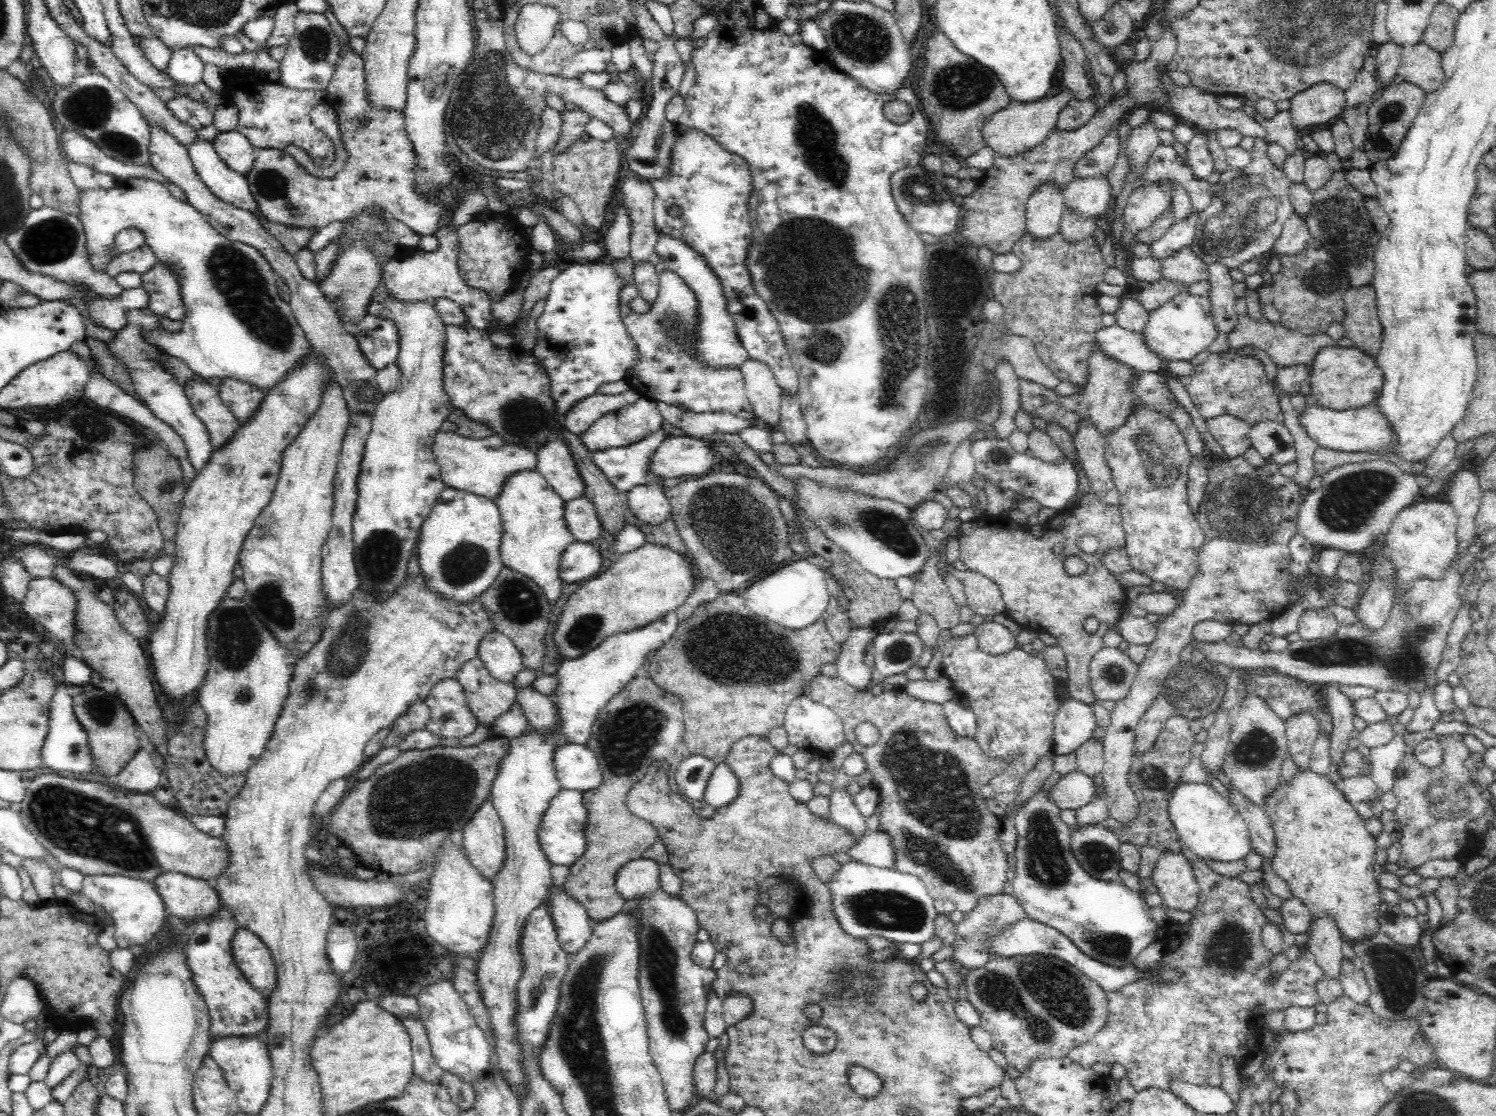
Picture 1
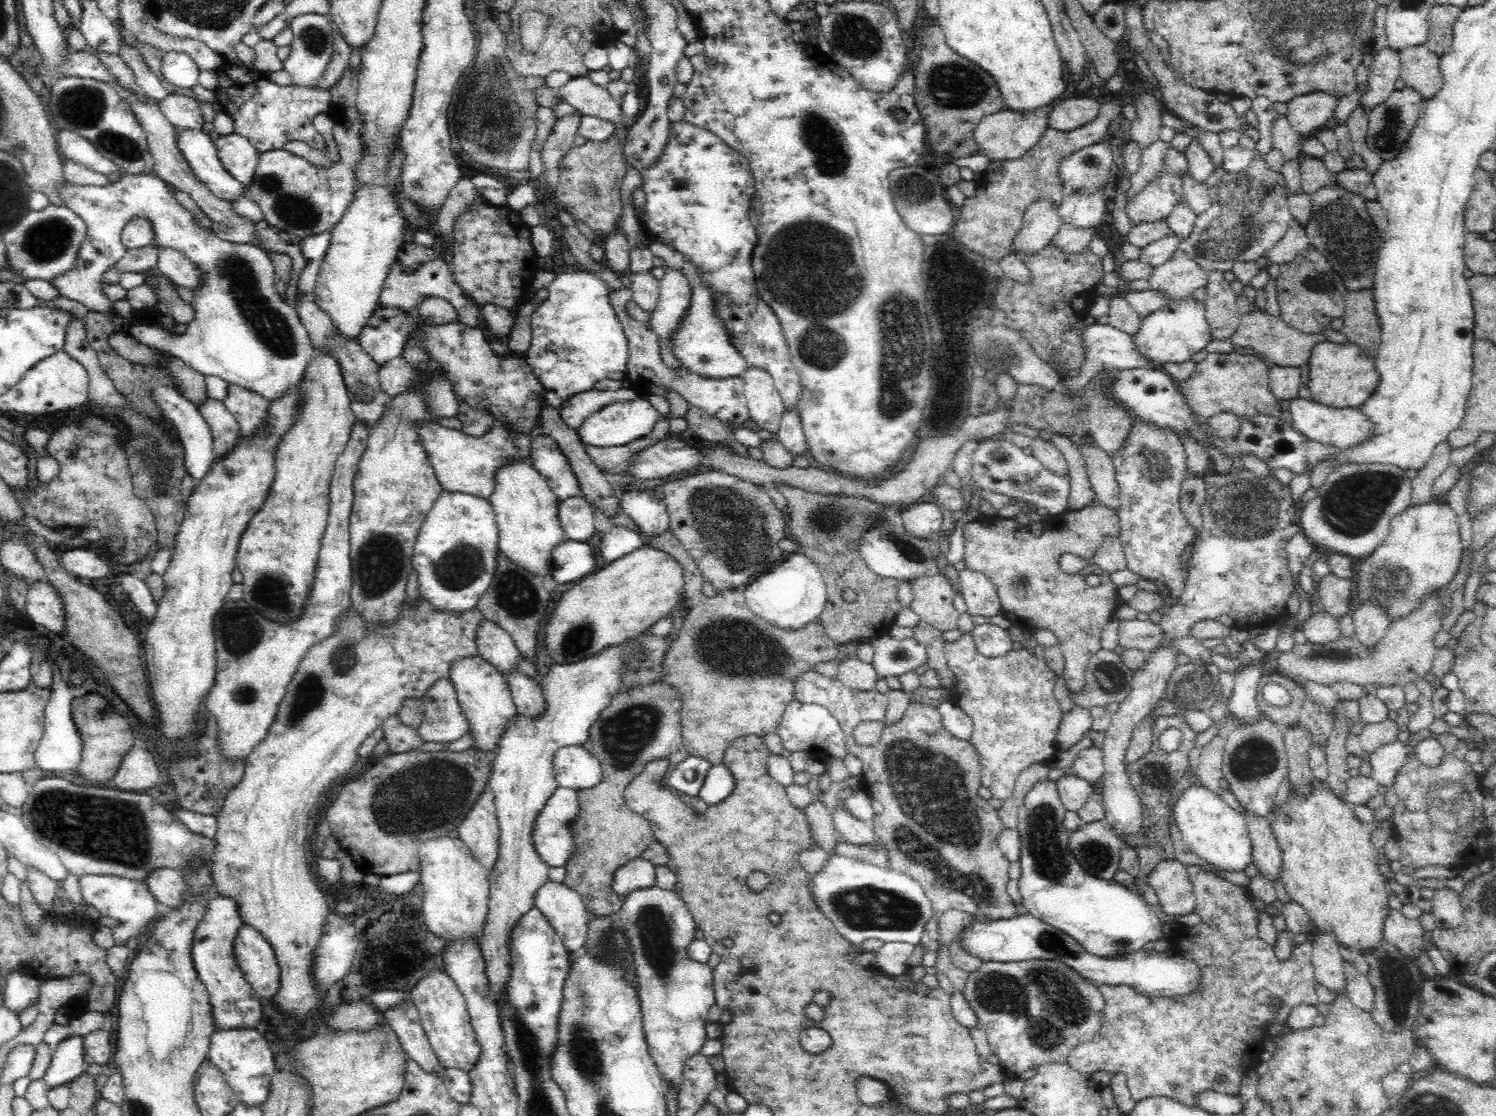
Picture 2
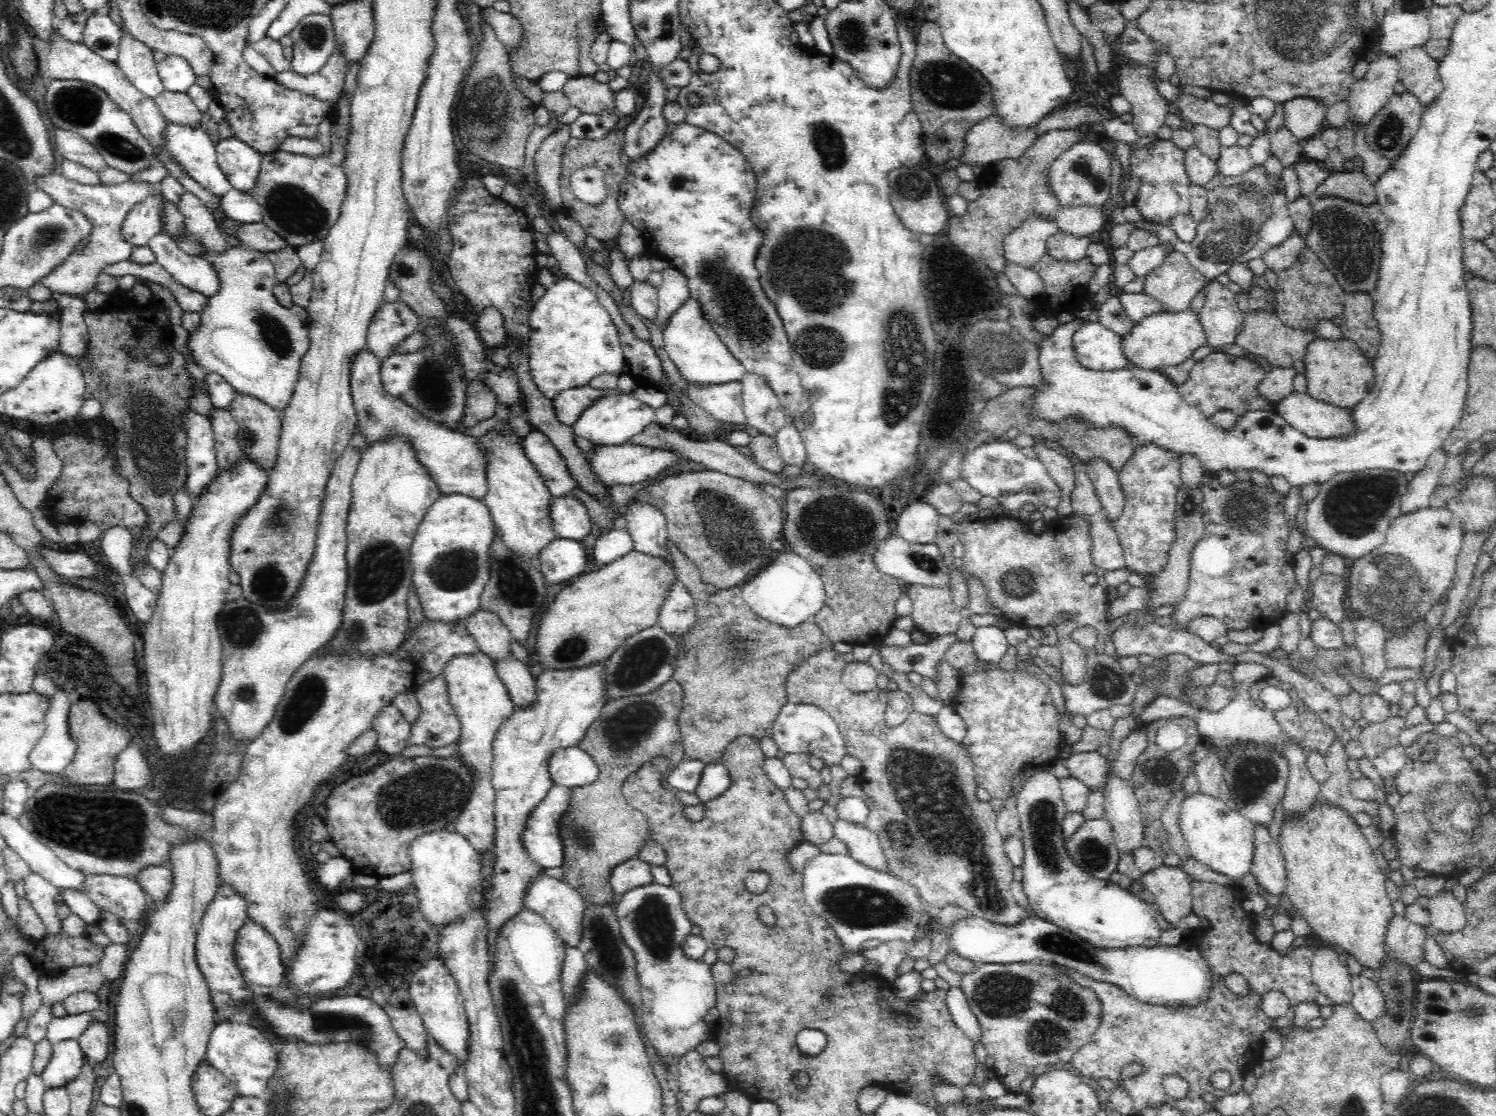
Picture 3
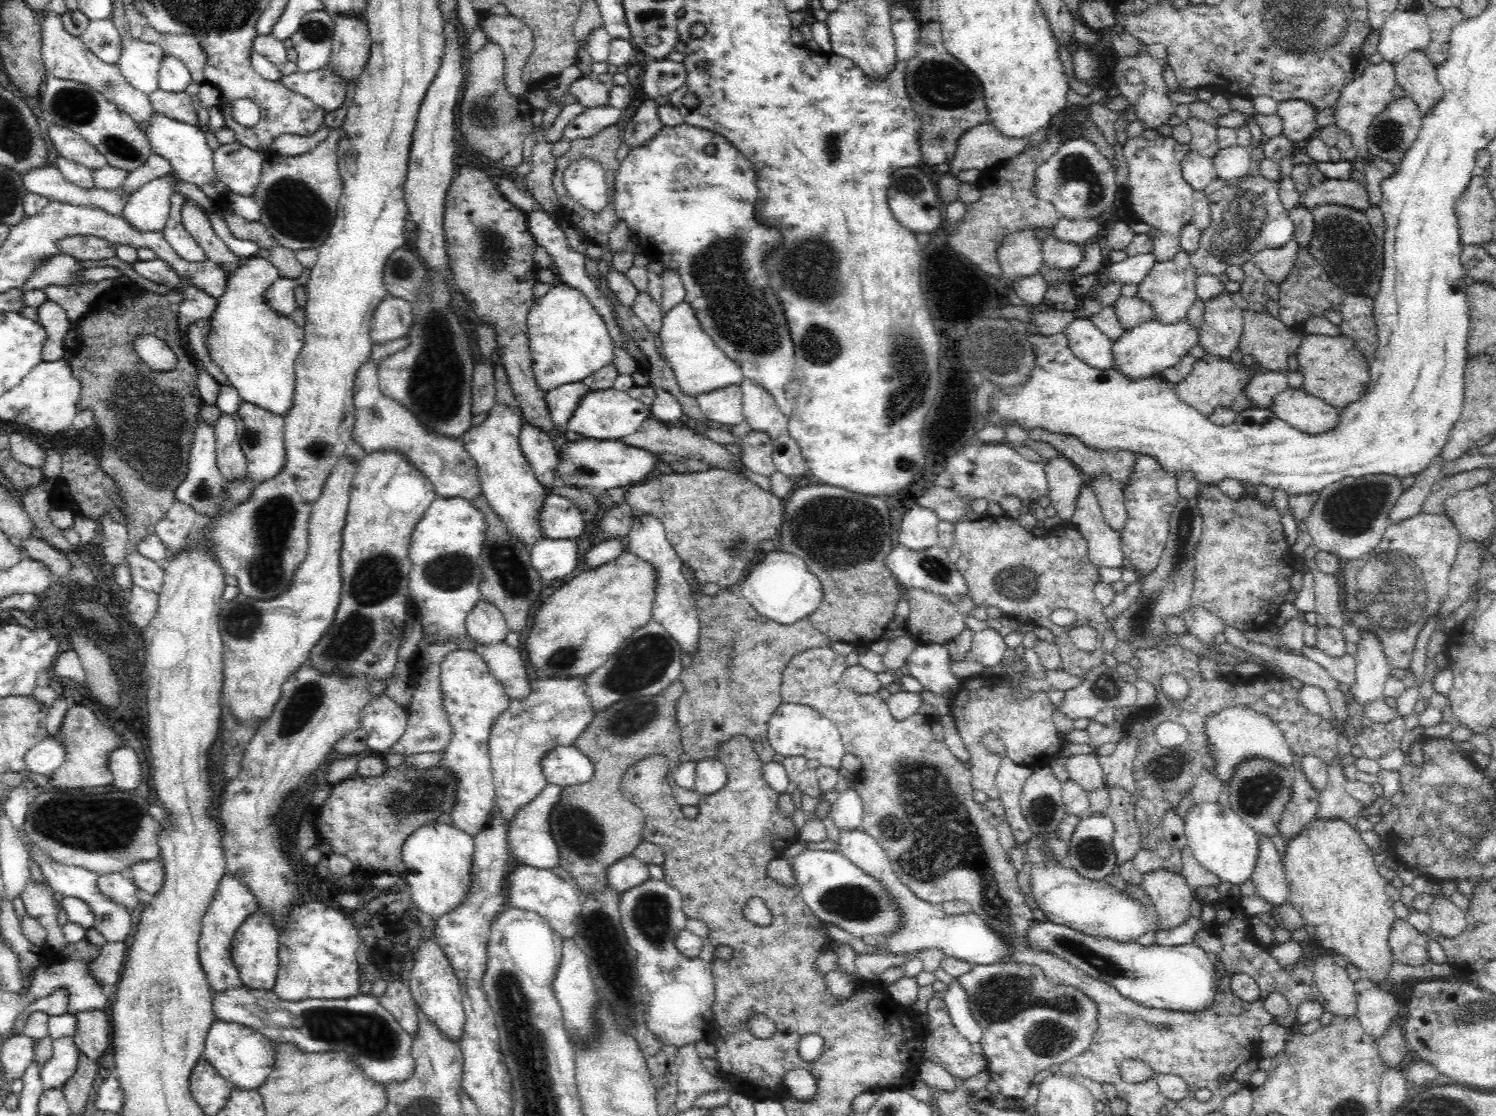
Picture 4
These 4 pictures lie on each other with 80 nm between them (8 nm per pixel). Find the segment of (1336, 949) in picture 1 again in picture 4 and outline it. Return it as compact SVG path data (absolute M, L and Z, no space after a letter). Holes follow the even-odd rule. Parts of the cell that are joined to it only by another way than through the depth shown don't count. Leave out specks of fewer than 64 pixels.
M1330 955L1319 956L1313 965L1313 982L1327 1002L1323 1006L1325 1011L1330 1012L1333 1018L1342 1020L1356 1016L1356 991L1347 971L1336 966Z

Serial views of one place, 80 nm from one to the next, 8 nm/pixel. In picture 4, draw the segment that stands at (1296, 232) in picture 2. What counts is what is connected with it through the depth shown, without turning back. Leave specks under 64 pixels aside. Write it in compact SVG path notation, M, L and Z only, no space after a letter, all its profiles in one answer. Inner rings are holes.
M1292 238L1280 248L1260 250L1251 256L1251 261L1260 268L1266 282L1280 286L1290 276L1298 253L1298 245Z

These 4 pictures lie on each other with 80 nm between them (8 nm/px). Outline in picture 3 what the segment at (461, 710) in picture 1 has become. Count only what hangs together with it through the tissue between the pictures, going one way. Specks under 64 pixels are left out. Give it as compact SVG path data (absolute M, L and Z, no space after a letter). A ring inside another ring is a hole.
M436 675L424 680L415 692L419 713L411 722L409 735L403 742L408 746L426 746L426 748L444 748L457 742L460 725L453 715L452 707L448 702L448 691L445 690L443 675Z

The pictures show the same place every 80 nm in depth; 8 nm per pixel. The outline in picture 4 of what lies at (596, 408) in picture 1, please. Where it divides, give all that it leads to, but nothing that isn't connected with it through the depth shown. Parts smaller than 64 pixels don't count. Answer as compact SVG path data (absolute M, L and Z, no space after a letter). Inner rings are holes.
M574 382L574 384L562 384L545 392L544 400L548 406L548 417L554 428L566 427L578 406L578 399L588 390L582 382Z

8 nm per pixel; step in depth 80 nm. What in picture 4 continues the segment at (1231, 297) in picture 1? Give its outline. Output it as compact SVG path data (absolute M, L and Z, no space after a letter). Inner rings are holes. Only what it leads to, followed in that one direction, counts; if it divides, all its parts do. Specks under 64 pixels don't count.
M1229 293L1204 305L1204 322L1198 330L1199 346L1206 355L1230 360L1232 352L1239 349L1243 333L1243 309L1232 302Z

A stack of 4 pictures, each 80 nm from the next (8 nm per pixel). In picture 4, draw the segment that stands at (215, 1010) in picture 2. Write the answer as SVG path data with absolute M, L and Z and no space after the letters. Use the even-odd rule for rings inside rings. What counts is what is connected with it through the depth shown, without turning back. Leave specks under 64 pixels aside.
M226 873L218 884L212 903L207 908L203 918L203 925L199 940L199 958L210 984L211 992L221 991L226 987L239 985L238 971L232 963L231 942L236 929L258 910L259 901L244 880L232 873Z

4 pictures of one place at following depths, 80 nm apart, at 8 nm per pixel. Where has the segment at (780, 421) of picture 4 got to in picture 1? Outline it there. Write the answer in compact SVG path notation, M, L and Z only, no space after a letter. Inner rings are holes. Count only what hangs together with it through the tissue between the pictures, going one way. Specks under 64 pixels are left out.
M748 360L741 367L745 392L752 406L753 417L768 426L780 421L782 391L770 368L762 363Z

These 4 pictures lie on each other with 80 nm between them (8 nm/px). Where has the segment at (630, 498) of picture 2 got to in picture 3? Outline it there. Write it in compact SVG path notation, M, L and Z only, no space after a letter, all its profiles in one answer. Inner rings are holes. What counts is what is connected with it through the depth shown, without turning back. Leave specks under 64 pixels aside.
M631 500L623 517L633 550L650 558L659 558L671 570L675 570L674 557L668 551L669 536L665 516L647 504L637 504Z

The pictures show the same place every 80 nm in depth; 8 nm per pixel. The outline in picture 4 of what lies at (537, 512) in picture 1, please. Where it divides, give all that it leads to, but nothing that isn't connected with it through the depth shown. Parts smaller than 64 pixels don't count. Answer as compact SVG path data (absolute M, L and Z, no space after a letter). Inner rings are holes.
M494 404L488 410L486 422L472 426L461 437L462 448L476 463L477 477L482 485L482 494L500 519L518 535L524 545L533 545L538 539L544 539L537 526L537 508L548 494L544 486L535 477L519 445L519 434L524 422L521 412L510 404Z

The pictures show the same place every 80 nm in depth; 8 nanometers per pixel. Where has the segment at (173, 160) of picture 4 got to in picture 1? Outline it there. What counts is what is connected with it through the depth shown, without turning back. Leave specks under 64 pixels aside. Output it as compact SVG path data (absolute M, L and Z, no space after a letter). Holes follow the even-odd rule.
M196 133L185 148L200 180L220 200L228 201L248 214L259 209L253 199L250 182L224 164L212 142Z

